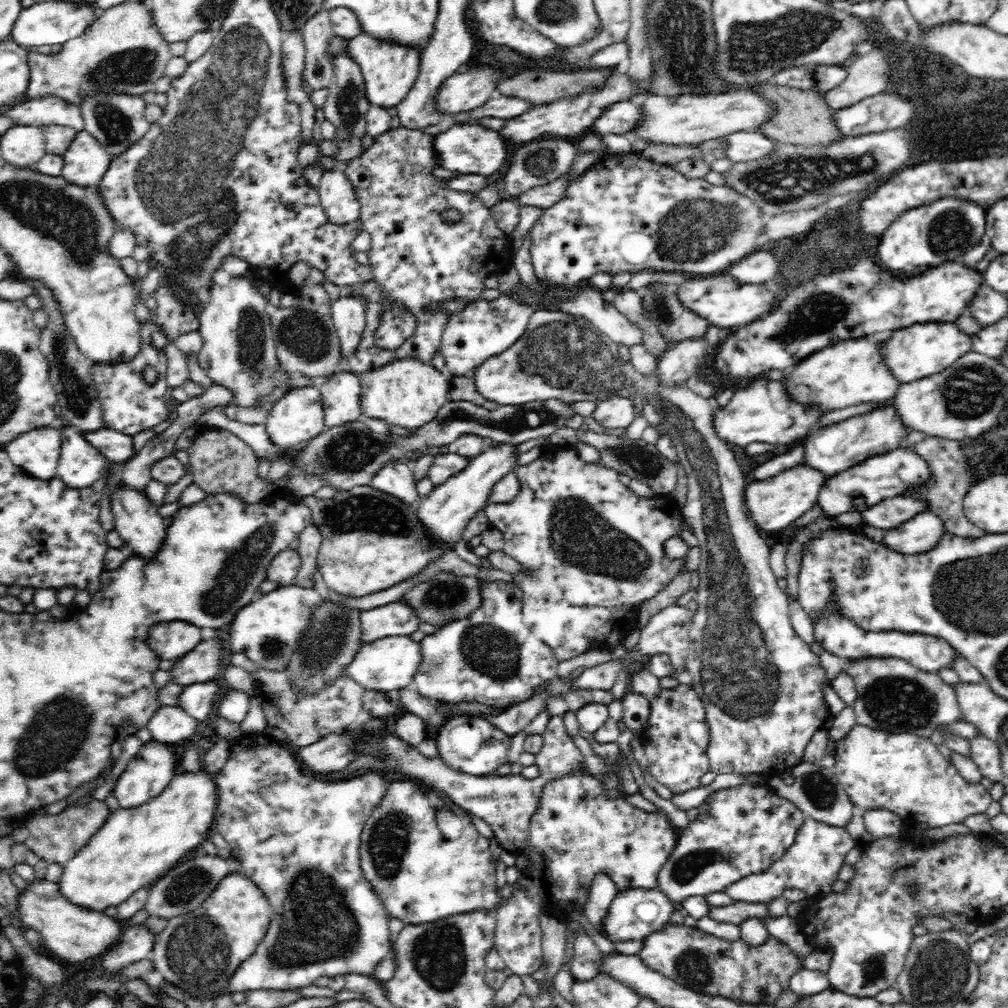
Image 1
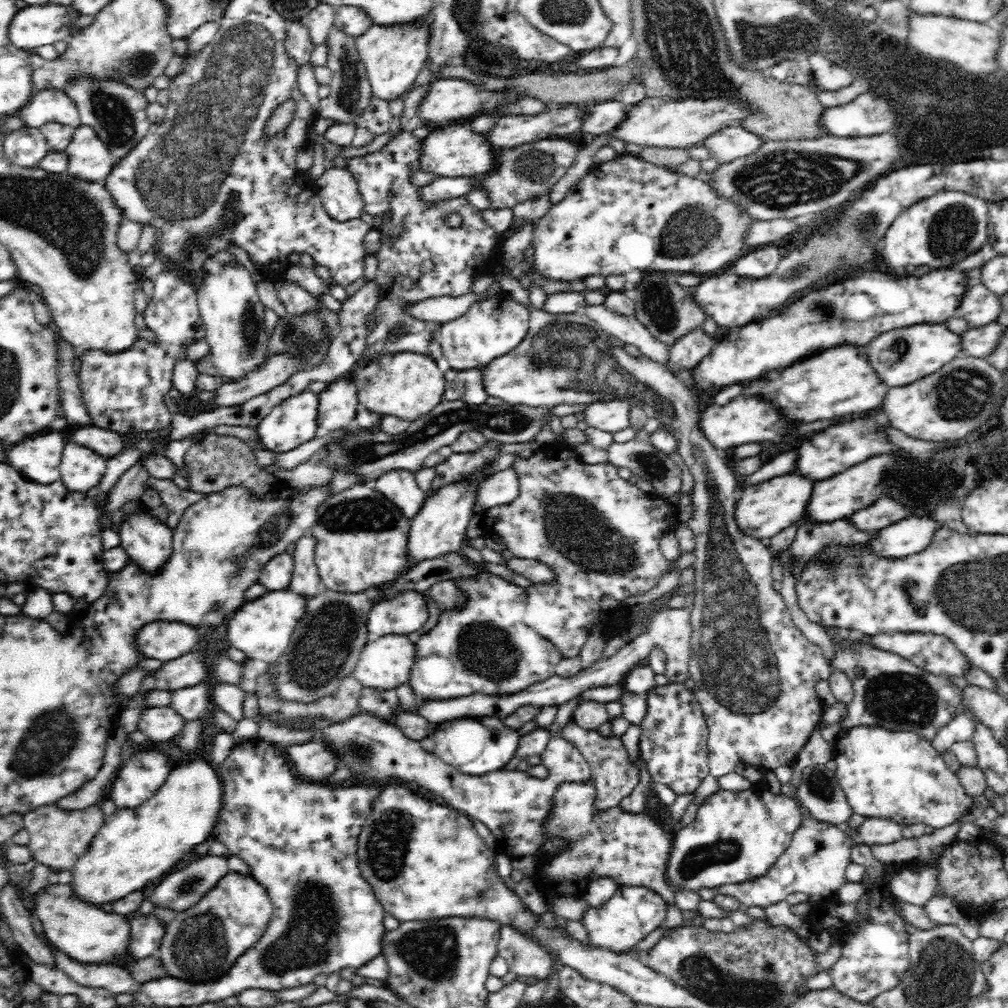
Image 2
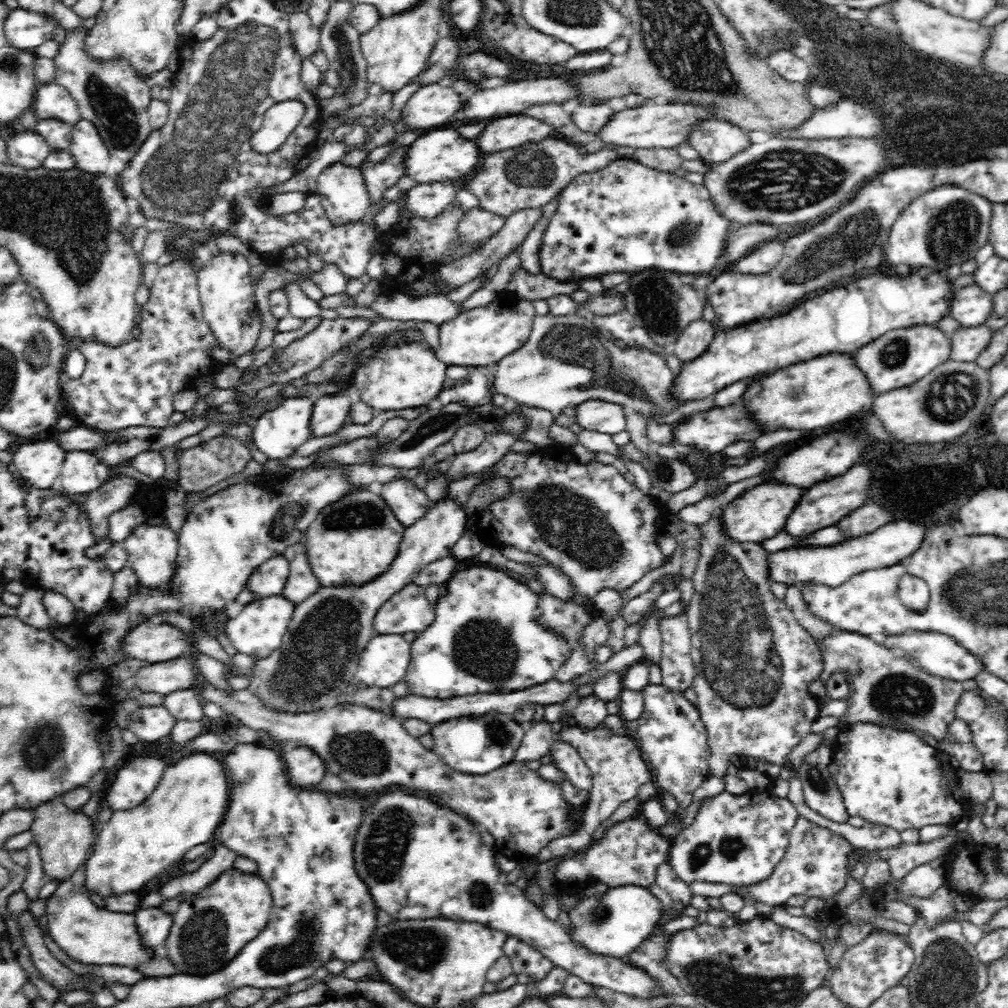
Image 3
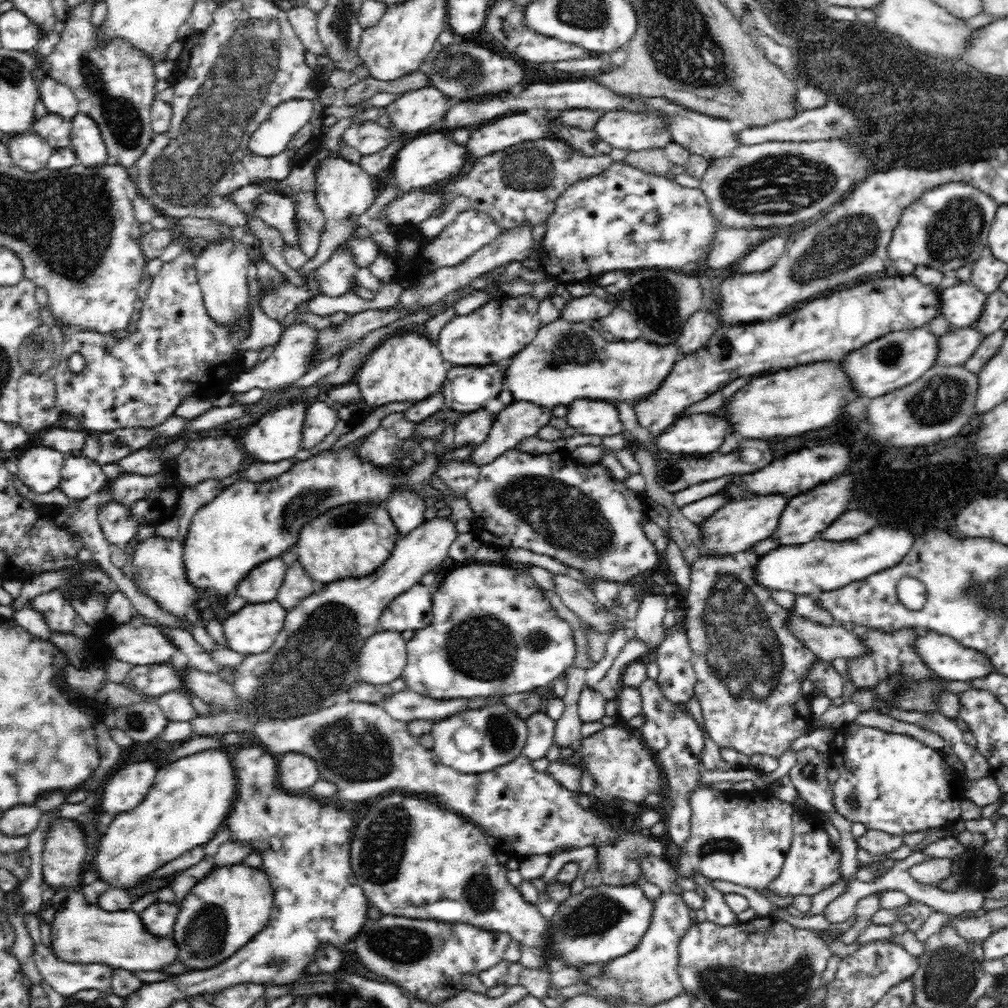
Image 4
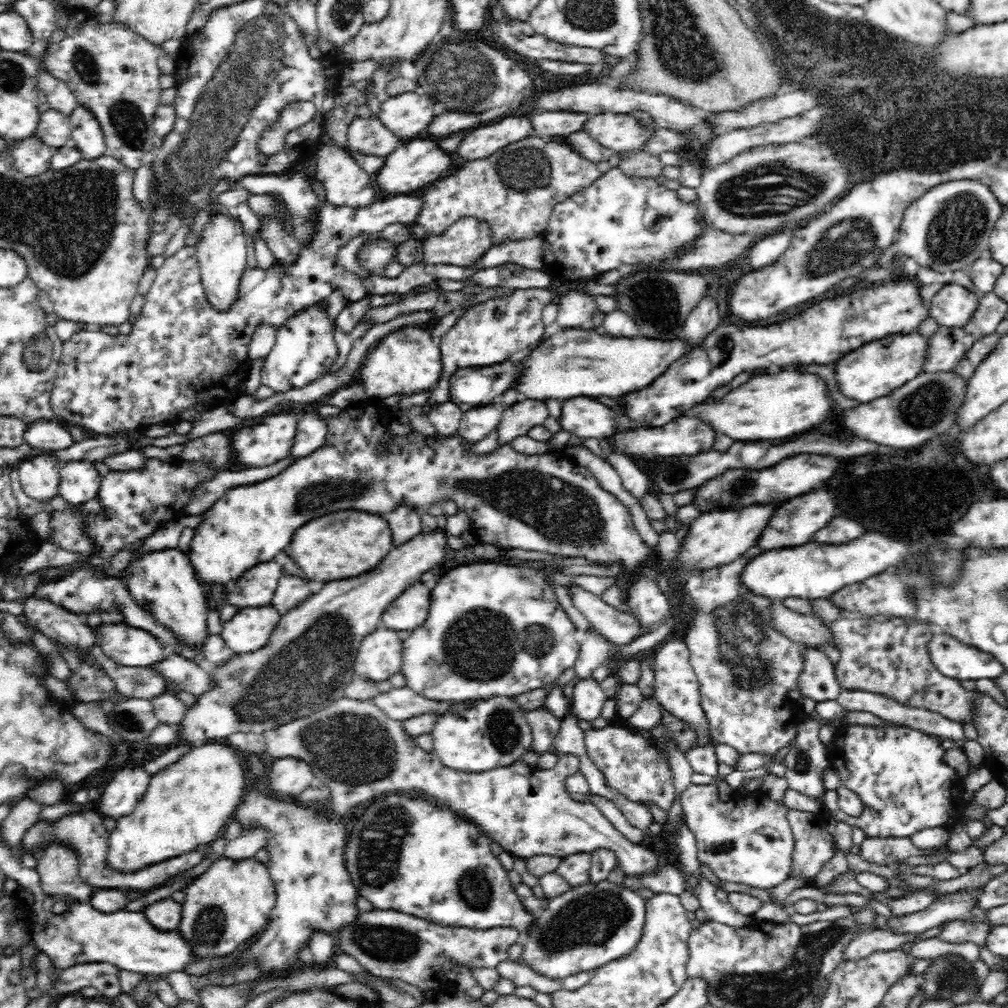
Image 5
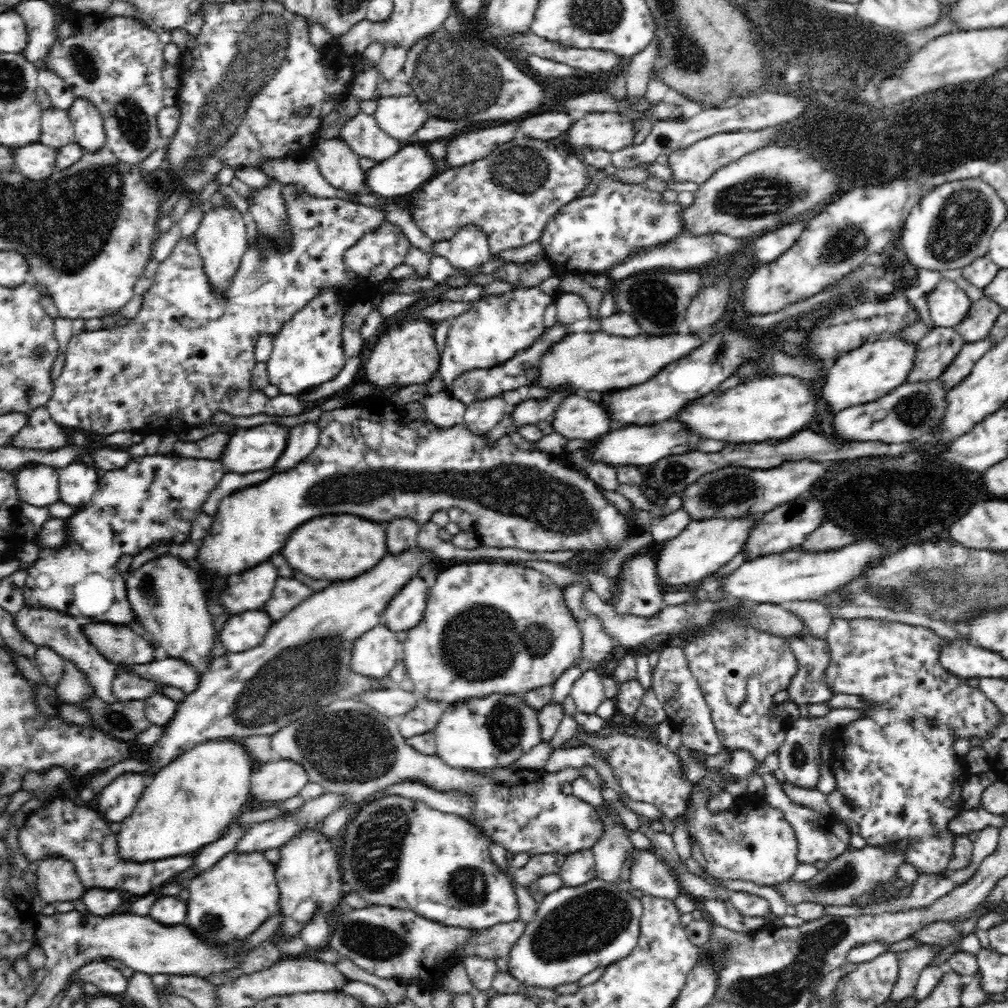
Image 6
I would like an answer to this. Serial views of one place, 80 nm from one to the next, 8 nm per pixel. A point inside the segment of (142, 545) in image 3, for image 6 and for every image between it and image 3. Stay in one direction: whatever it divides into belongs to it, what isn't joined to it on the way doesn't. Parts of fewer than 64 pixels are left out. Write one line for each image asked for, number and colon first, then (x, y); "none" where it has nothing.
4: (158, 570)
5: (163, 579)
6: (167, 598)

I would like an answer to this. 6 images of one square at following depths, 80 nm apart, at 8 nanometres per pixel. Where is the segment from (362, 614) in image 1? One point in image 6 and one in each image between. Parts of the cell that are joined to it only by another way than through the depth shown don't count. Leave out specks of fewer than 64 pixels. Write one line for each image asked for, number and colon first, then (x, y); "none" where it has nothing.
2: (406, 613)
3: (409, 610)
4: (412, 610)
5: (409, 611)
6: (408, 607)

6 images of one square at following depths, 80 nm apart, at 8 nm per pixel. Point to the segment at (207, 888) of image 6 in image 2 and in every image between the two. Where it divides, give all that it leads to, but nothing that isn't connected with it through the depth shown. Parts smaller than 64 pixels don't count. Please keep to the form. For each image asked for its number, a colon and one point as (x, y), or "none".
2: (201, 944)
3: (207, 932)
4: (222, 912)
5: (231, 901)

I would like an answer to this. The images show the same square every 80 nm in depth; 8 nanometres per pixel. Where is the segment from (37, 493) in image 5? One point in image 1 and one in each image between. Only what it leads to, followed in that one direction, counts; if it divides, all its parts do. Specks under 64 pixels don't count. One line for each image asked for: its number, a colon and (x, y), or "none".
1: (37, 451)
2: (37, 457)
3: (39, 463)
4: (39, 467)

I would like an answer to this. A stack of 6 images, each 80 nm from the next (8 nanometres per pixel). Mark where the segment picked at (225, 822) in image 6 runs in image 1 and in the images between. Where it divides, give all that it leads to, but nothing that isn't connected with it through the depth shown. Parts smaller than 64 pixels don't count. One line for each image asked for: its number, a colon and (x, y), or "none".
1: (134, 847)
2: (134, 847)
3: (136, 845)
4: (190, 800)
5: (188, 803)

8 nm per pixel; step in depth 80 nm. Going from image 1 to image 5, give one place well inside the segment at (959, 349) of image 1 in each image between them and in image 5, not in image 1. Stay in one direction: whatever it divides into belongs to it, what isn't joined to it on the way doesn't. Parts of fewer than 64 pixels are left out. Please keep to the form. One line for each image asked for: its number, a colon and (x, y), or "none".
2: (903, 355)
3: (896, 359)
4: (895, 360)
5: (874, 370)

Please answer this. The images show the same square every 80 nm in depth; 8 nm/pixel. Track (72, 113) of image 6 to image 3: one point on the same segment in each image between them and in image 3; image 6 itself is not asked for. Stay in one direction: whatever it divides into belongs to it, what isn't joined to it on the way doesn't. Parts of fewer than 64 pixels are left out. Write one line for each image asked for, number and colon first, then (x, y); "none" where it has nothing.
3: (90, 154)
4: (87, 143)
5: (87, 137)

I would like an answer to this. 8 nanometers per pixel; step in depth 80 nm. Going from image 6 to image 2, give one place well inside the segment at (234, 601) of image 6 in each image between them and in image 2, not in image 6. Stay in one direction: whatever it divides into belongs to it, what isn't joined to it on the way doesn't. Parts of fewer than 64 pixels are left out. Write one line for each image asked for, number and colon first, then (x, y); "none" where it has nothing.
2: (277, 575)
3: (271, 577)
4: (263, 583)
5: (257, 587)

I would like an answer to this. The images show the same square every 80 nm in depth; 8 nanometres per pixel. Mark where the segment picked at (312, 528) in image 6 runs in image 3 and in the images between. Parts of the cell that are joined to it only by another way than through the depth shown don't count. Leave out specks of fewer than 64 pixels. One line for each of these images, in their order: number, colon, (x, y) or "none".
3: (356, 539)
4: (353, 540)
5: (337, 546)

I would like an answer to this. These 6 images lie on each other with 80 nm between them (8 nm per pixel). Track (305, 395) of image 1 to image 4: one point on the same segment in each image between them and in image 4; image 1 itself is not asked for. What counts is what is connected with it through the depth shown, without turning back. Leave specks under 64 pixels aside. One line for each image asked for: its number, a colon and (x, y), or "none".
2: (294, 421)
3: (277, 433)
4: (277, 435)

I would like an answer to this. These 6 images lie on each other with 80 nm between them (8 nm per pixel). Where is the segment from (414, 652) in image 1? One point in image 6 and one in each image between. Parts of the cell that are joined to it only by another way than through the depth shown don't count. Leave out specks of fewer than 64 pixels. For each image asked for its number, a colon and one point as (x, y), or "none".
2: (387, 662)
3: (385, 661)
4: (384, 657)
5: (379, 657)
6: (374, 655)

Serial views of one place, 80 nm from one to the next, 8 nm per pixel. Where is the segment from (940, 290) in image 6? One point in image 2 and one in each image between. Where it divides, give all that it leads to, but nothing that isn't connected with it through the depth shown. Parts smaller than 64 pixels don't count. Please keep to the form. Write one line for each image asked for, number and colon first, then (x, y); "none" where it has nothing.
2: (980, 306)
3: (972, 305)
4: (962, 304)
5: (953, 305)

